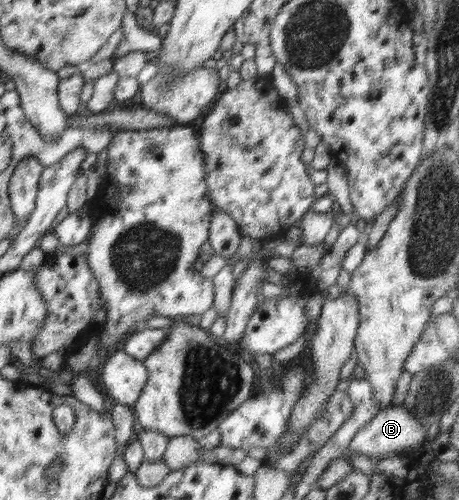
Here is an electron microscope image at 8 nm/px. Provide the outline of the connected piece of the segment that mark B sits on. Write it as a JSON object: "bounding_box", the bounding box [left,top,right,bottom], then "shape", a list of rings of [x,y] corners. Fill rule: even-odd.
{"bounding_box":[347,405,428,458],"shape":[[[391,405],[381,409],[349,443],[347,449],[351,449],[355,454],[367,455],[371,458],[379,457],[387,453],[404,451],[413,453],[426,438],[428,429],[421,426],[418,420],[402,405]]]}

